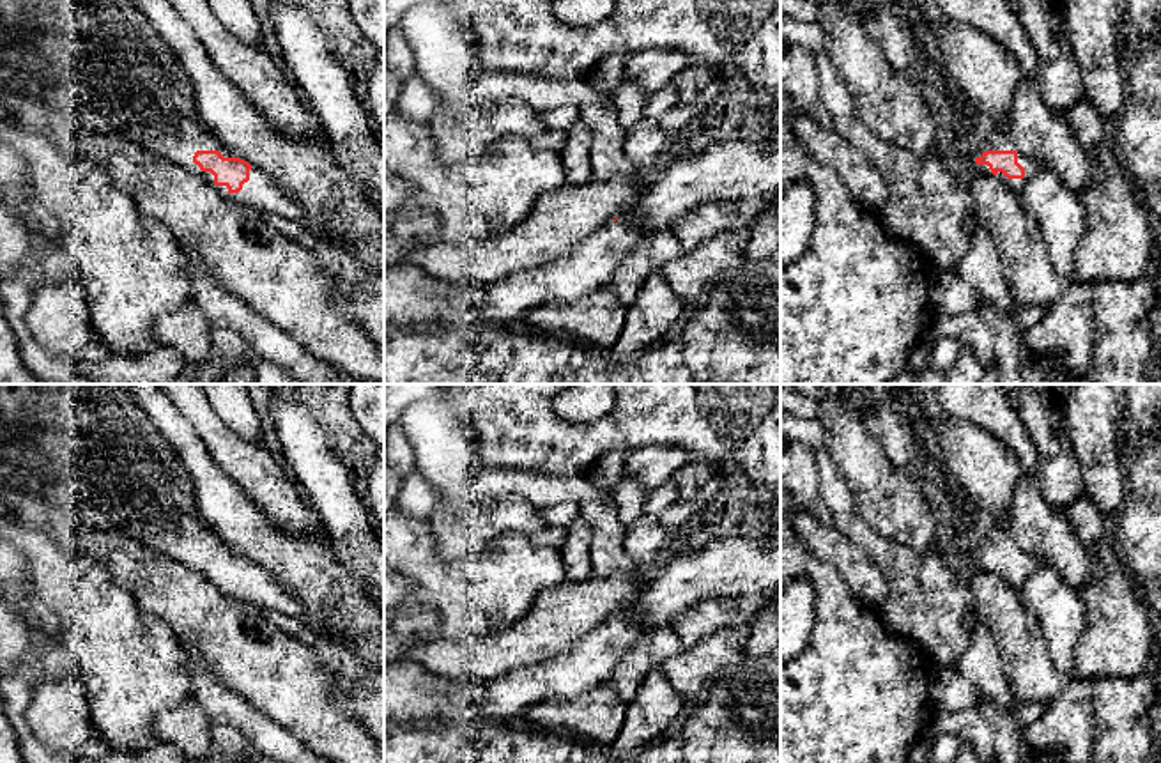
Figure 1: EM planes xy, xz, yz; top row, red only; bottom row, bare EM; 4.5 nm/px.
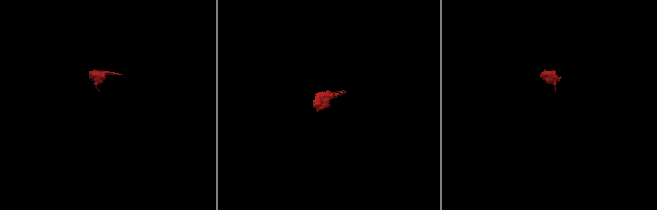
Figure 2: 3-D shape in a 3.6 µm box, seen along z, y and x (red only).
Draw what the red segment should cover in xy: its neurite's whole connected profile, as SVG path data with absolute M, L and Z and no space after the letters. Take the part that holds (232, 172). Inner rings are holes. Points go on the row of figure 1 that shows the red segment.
M136 90L124 92L122 99L142 115L138 140L143 149L204 179L223 198L262 216L276 214L306 225L311 221L308 211L274 179L235 158L196 117L156 117L150 99Z

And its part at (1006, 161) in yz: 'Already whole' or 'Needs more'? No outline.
Needs more

